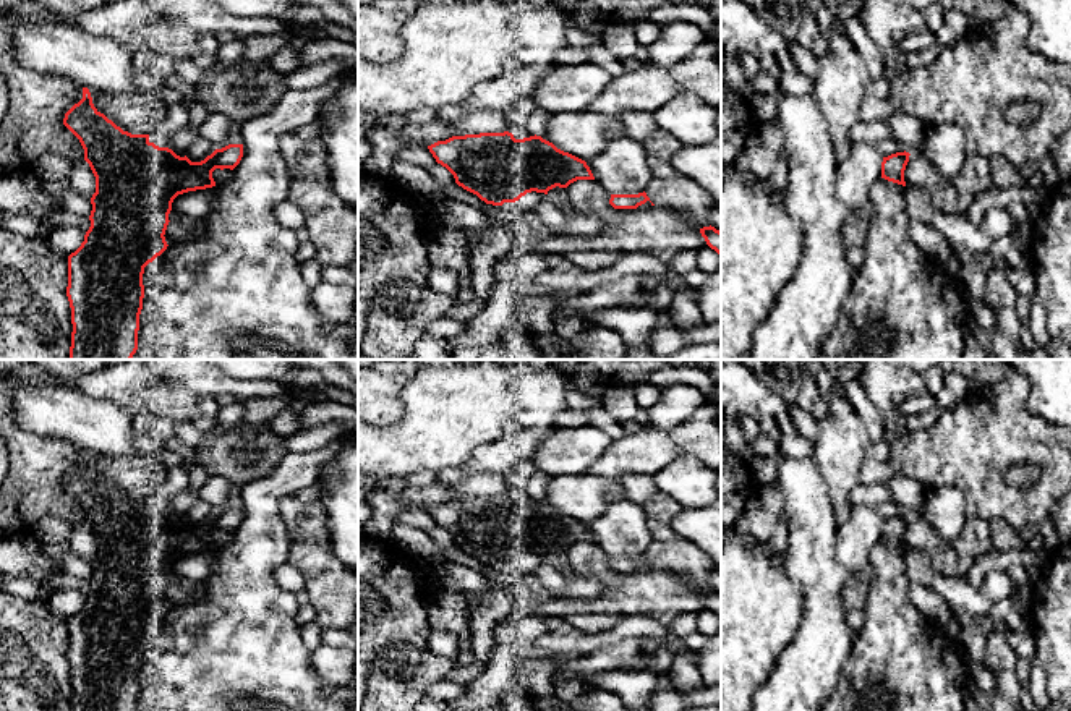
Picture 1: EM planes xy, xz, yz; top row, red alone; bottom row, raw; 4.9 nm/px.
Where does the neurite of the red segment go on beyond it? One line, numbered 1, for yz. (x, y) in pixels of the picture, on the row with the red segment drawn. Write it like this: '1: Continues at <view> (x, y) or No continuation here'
1: No continuation here

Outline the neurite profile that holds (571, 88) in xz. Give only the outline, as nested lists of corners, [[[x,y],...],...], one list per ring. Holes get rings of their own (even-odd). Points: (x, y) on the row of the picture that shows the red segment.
[[[590,62],[561,65],[541,79],[531,99],[551,115],[591,110],[611,81],[612,76],[604,68]]]

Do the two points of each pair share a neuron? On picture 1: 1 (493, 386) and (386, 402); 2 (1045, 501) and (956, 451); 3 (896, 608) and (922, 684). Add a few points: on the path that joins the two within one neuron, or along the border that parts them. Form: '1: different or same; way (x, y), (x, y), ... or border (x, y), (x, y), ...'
1: different; border (413, 376), (402, 392), (404, 415), (375, 426)
2: same; way (1023, 501), (1006, 501), (979, 473)
3: same; way (896, 627), (896, 650), (903, 664)

